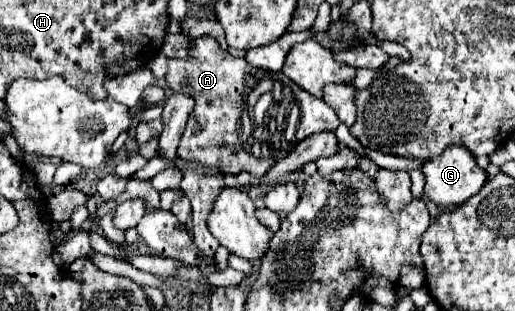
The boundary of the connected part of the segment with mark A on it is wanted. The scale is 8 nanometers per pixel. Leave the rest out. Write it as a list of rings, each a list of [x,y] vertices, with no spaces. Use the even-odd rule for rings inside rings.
[[[202,36],[194,42],[194,50],[186,60],[168,60],[168,74],[166,80],[174,92],[188,94],[194,98],[194,108],[188,116],[186,130],[180,138],[178,158],[194,160],[202,164],[210,164],[218,168],[222,174],[238,174],[248,172],[250,176],[262,178],[294,144],[302,142],[304,138],[336,130],[340,120],[336,112],[324,104],[322,98],[314,98],[306,94],[298,84],[286,78],[282,72],[276,74],[272,80],[272,90],[268,94],[272,100],[258,100],[266,106],[246,106],[248,86],[254,85],[266,74],[262,69],[248,66],[244,58],[234,58],[220,44],[210,38]]]

